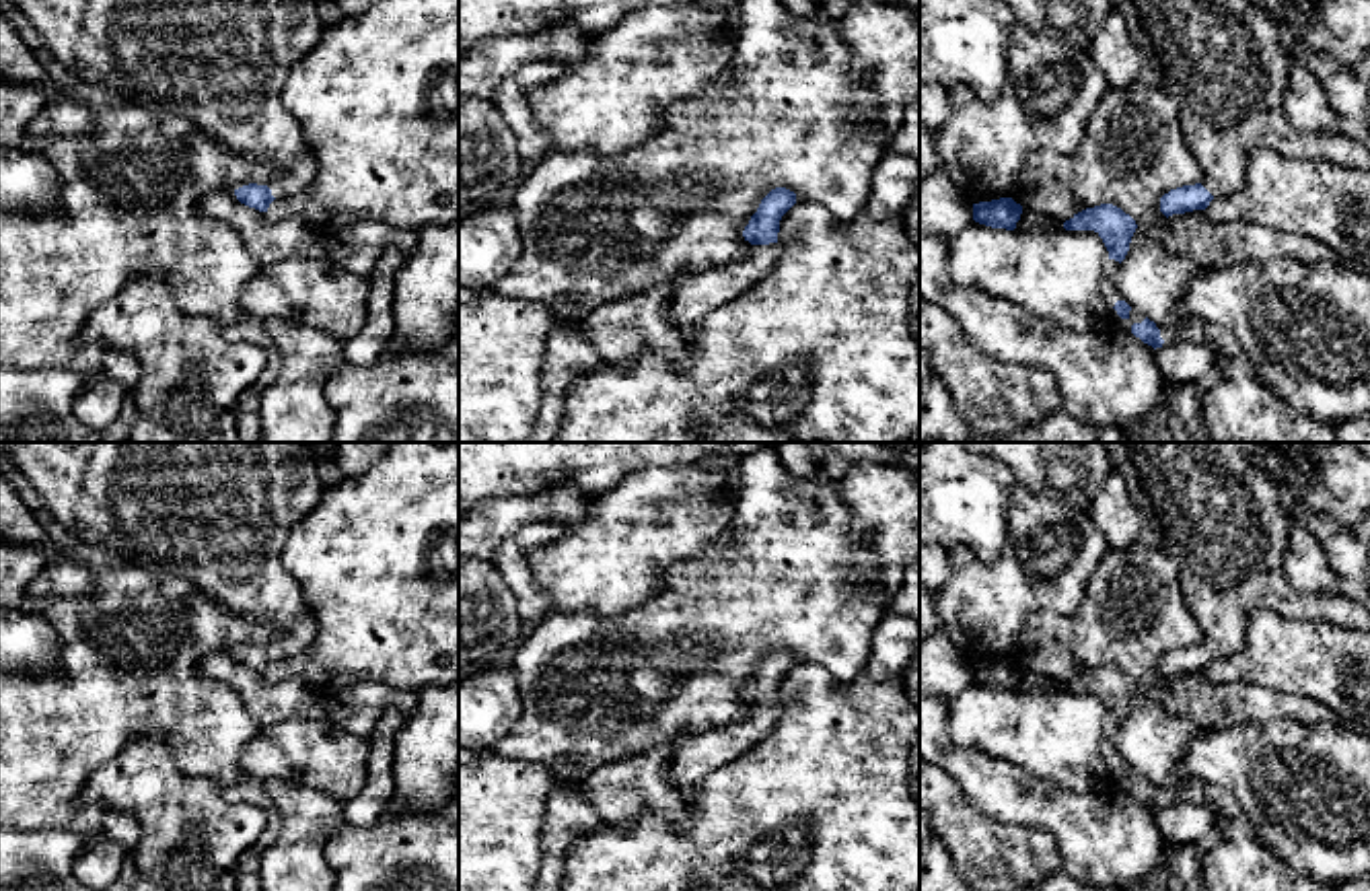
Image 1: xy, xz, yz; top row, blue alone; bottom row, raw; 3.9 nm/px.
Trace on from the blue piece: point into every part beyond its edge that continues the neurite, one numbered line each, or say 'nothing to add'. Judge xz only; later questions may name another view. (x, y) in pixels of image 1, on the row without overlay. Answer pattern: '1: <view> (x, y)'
1: xz (700, 754)

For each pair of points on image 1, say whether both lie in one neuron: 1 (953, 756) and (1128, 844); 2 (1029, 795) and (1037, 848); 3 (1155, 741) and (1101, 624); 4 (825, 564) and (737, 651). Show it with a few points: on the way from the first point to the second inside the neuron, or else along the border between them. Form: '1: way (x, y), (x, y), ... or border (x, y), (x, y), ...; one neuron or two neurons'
1: way (996, 789), (1052, 807), (1085, 826); one neuron
2: border (986, 813), (1043, 828), (1062, 865); two neurons
3: way (1150, 713), (1150, 682), (1144, 667), (1130, 653); one neuron
4: way (803, 585), (760, 628); one neuron

